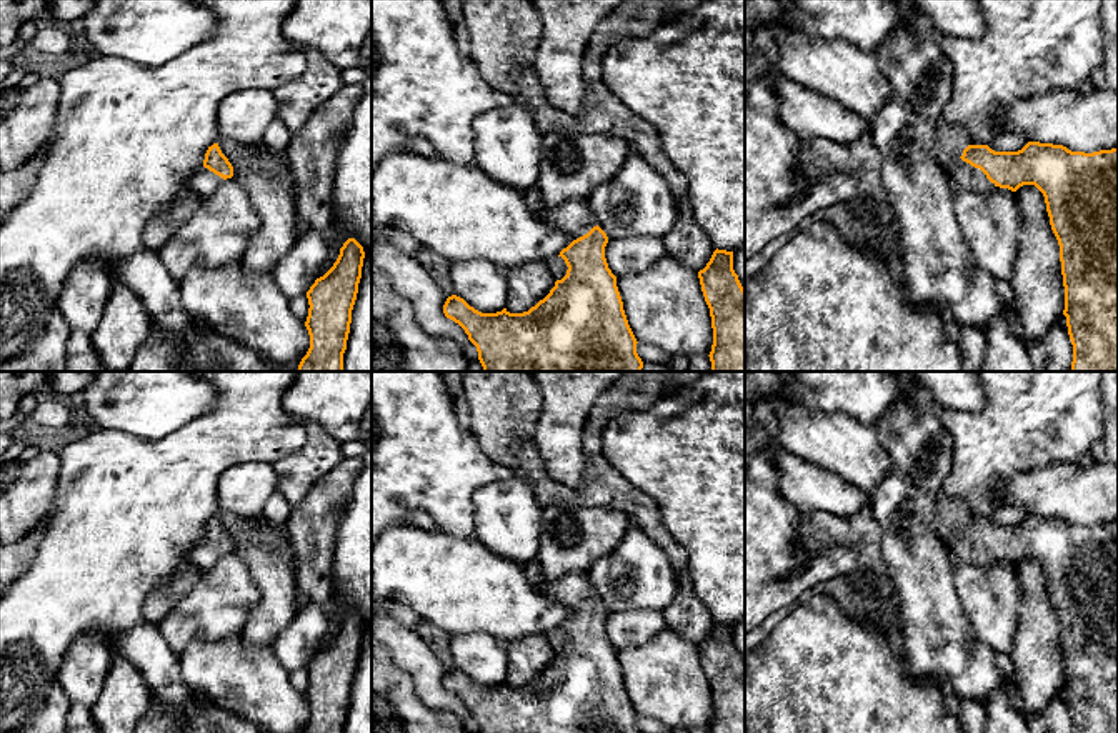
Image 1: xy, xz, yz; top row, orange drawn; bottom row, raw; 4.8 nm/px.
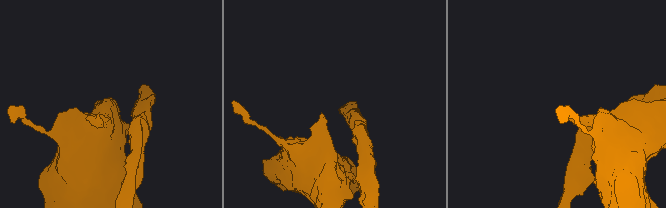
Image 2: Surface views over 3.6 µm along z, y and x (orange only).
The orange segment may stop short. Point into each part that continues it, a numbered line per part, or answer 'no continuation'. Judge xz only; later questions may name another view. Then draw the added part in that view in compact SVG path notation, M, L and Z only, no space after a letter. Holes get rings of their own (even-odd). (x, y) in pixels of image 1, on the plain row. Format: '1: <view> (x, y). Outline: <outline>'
1: xz (573, 590). Outline: M575 571L555 581L543 581L542 593L553 601L558 601L573 610L573 613L586 608L596 600L596 591L591 586L586 573Z

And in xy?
1: xy (204, 555). Outline: M202 540L198 545L195 545L188 555L187 561L200 568L202 571L210 570L218 558L223 555L222 550L215 548L208 541Z

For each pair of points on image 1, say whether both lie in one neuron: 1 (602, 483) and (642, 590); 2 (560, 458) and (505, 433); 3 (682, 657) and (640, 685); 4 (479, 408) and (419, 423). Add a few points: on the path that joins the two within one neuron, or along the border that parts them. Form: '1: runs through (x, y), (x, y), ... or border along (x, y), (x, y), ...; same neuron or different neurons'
1: border along (638, 525), (665, 555); different neurons
2: border along (539, 410), (534, 443), (545, 470), (558, 482); different neurons
3: runs through (672, 667), (657, 682), (650, 682); same neuron
4: border along (467, 425), (489, 458); different neurons

